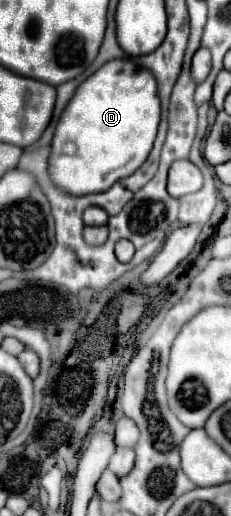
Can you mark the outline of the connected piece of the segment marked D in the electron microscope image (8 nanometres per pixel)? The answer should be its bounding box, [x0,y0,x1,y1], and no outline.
[50,59,160,195]

